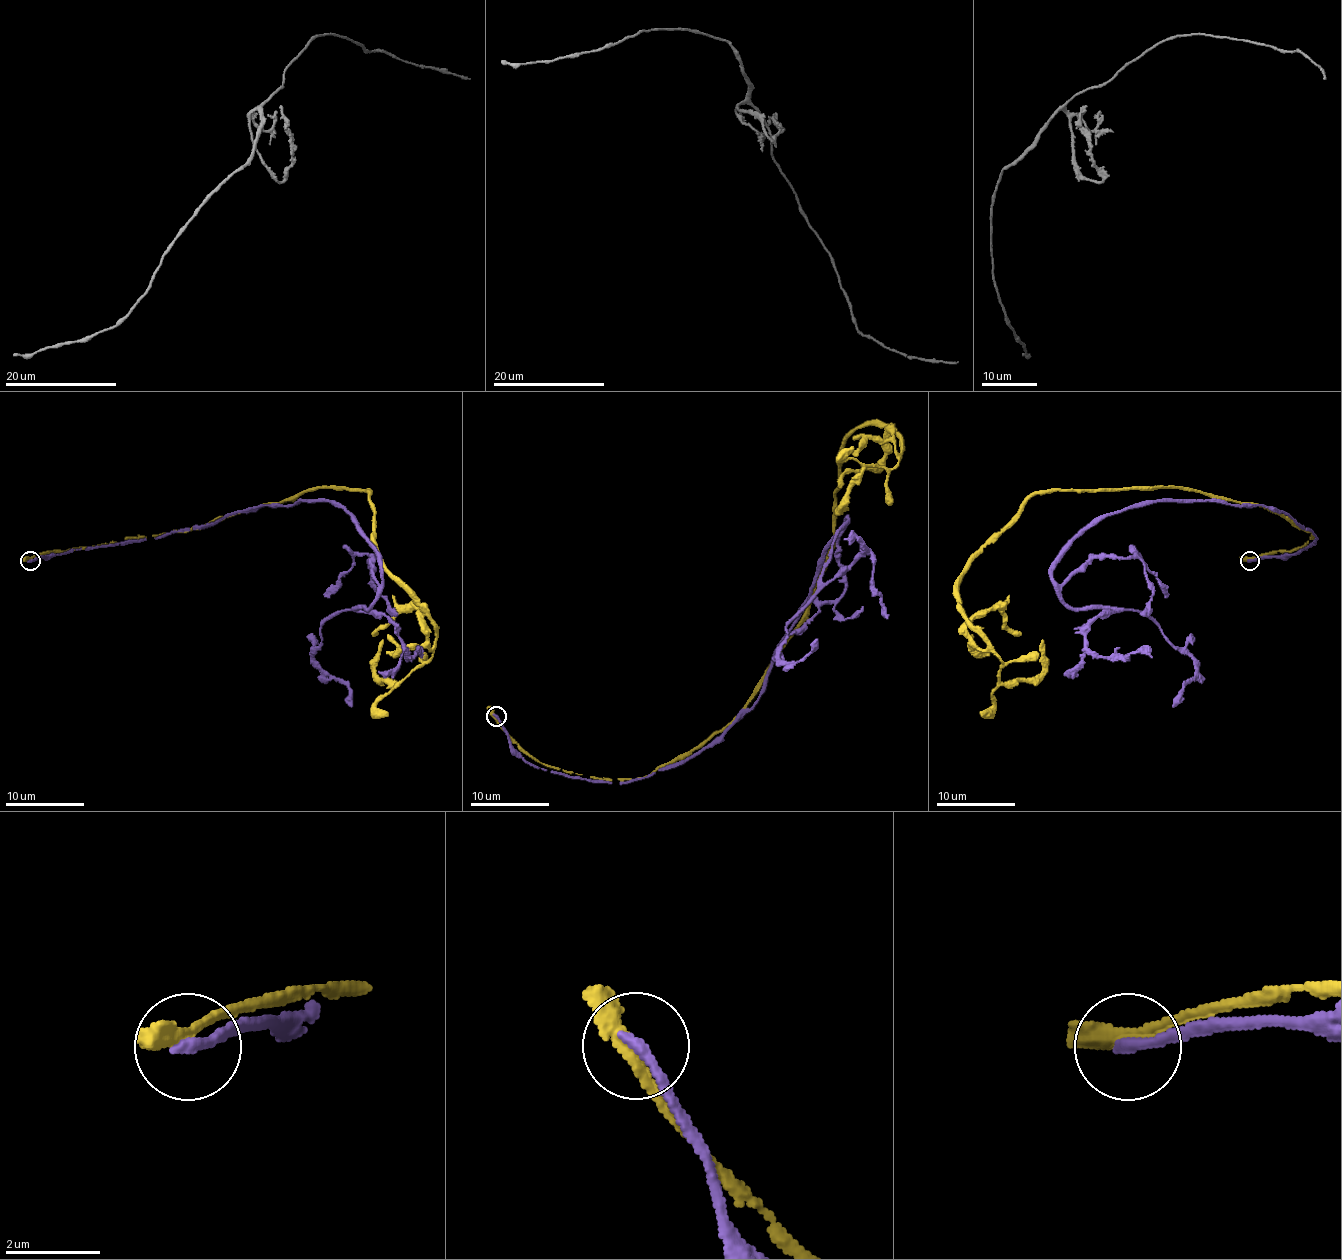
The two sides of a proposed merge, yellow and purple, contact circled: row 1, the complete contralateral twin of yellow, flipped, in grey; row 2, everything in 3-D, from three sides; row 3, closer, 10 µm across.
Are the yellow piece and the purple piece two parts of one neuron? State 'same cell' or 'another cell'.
another cell

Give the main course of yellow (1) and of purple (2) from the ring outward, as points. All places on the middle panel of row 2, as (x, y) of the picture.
1: (495, 715), (594, 779), (671, 765), (799, 623), (843, 443), (886, 425), (900, 459), (864, 469), (848, 510)
2: (495, 715), (529, 763), (570, 777), (629, 783), (685, 763), (756, 702), (846, 518), (781, 660), (817, 639)

